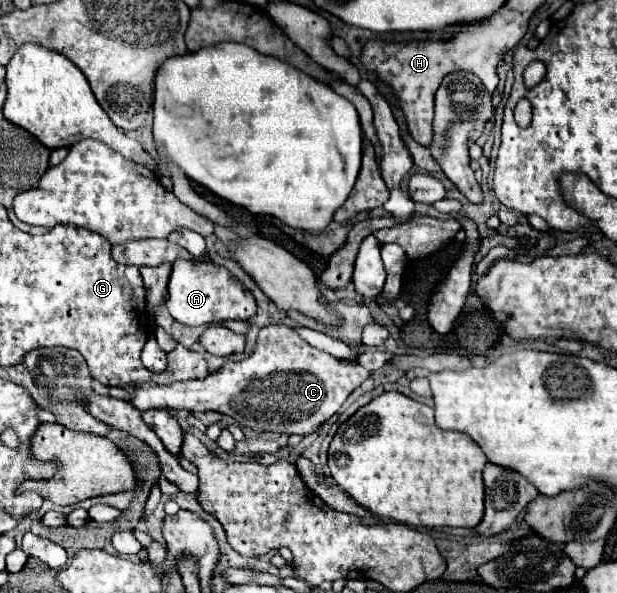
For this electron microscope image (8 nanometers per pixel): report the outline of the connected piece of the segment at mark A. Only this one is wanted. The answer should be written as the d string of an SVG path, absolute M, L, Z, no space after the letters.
M176 261L168 281L166 309L182 325L210 325L226 319L250 319L256 313L252 293L234 279L228 269L206 261Z

